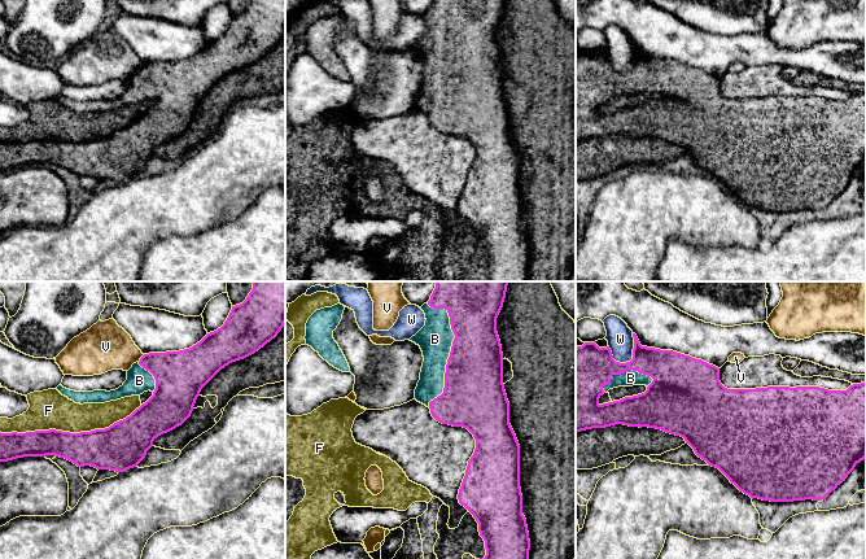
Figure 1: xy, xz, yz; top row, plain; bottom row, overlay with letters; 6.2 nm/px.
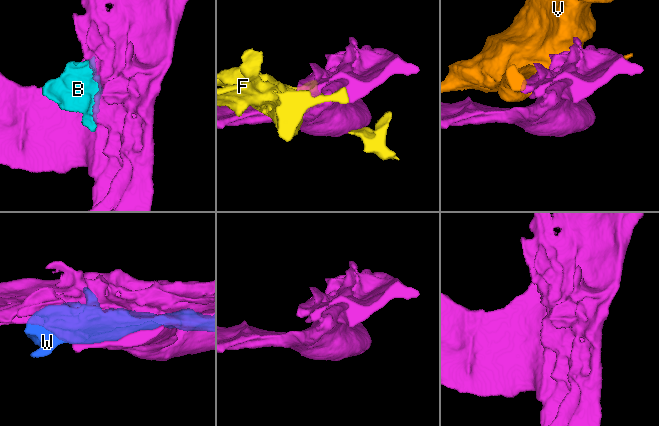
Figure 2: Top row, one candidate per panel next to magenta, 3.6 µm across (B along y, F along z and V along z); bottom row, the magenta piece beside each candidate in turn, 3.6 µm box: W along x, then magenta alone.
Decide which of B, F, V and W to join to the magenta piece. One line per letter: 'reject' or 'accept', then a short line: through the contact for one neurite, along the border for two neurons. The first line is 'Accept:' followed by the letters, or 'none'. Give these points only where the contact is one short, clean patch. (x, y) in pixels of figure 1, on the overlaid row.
Accept: B
B: accept
F: reject
V: reject
W: reject

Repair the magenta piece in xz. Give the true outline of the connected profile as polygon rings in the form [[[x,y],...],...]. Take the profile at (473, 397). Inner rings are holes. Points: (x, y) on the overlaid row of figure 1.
[[[508,281],[434,283],[430,300],[420,307],[425,326],[410,339],[424,357],[414,399],[429,407],[437,422],[467,428],[476,440],[458,499],[478,523],[486,549],[484,559],[529,559],[530,540],[520,488],[520,445],[509,424],[503,353],[497,332]]]

